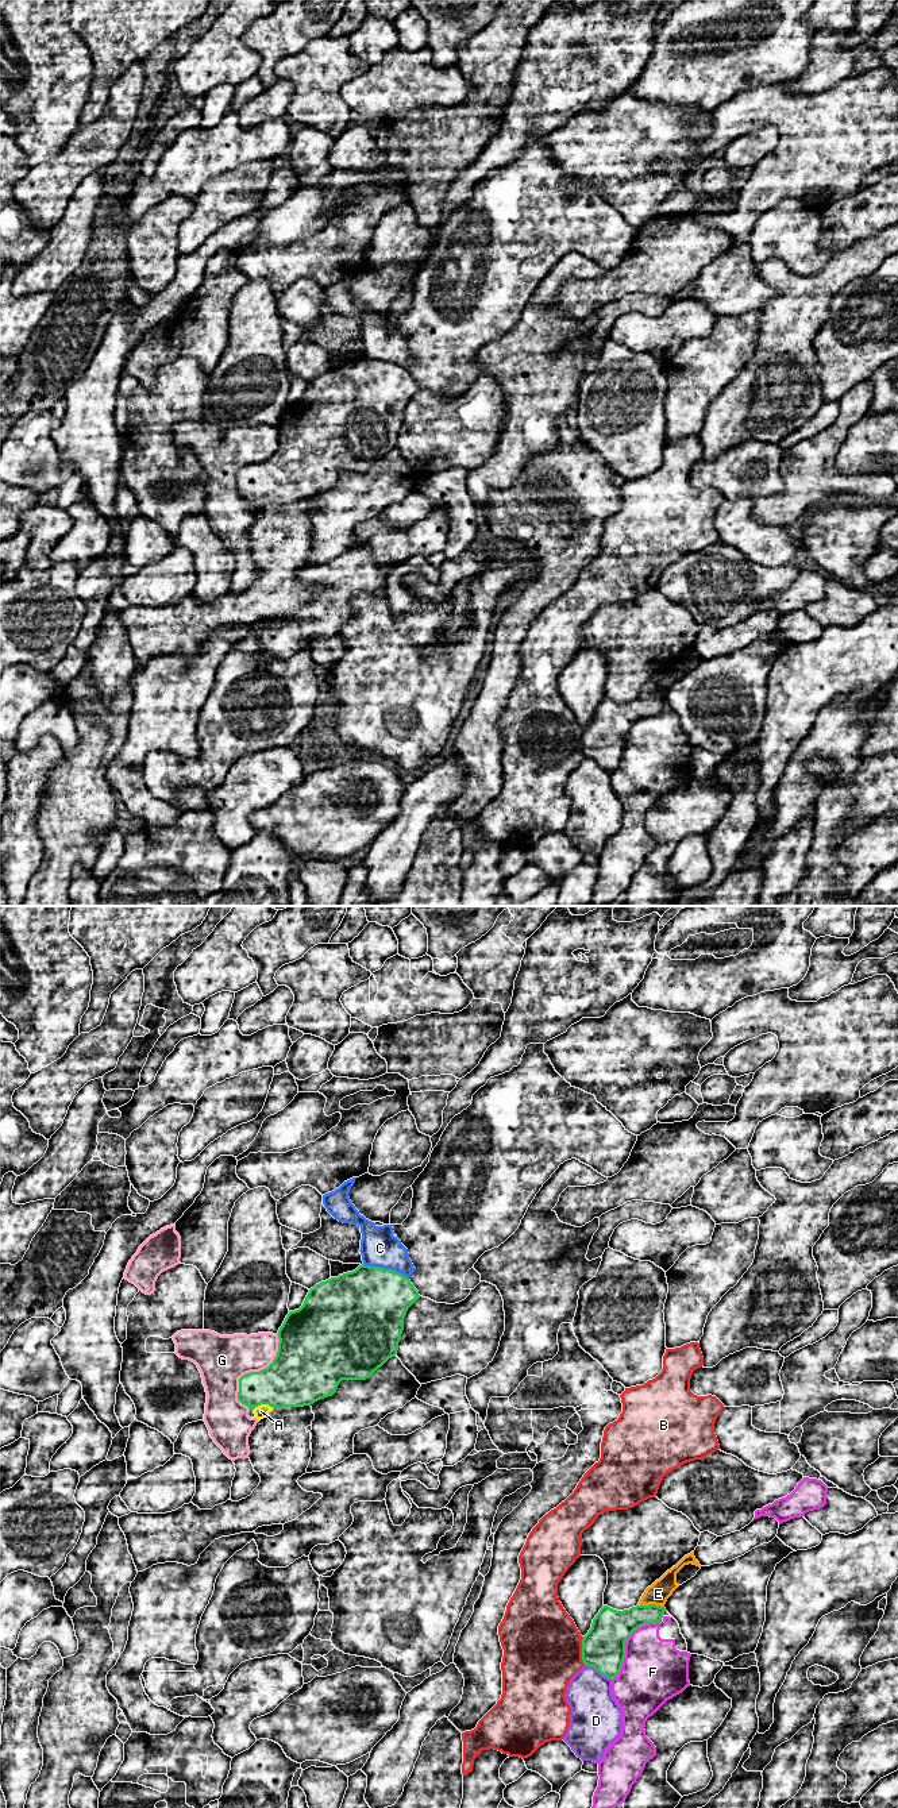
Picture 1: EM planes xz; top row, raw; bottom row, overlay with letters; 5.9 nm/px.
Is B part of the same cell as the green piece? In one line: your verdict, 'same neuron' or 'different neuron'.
different neuron

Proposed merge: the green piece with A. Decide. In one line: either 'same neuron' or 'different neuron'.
same neuron

